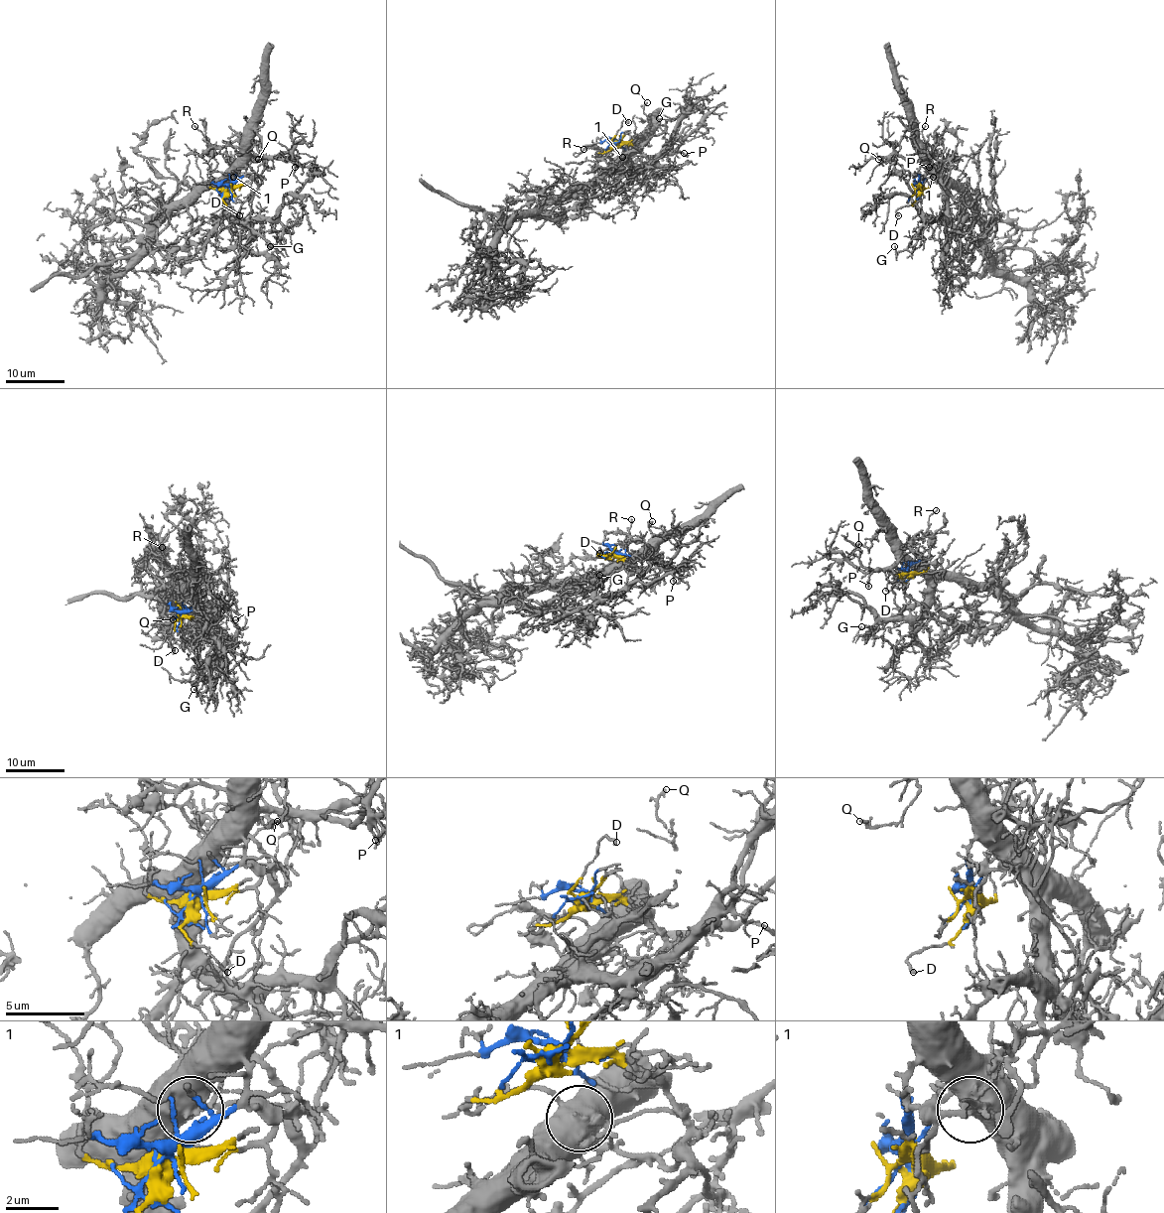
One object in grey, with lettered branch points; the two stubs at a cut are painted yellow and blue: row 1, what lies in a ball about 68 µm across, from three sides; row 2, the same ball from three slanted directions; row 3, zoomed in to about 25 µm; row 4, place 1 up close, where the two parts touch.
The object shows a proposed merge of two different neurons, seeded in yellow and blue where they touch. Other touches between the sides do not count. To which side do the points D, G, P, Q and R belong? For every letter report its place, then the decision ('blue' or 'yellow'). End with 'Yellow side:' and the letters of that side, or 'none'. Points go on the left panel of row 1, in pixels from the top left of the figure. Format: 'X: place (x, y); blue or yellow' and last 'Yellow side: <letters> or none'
D: place (239, 215); yellow
G: place (270, 246); blue
P: place (295, 167); blue
Q: place (258, 159); blue
R: place (194, 126); blue
Yellow side: D

